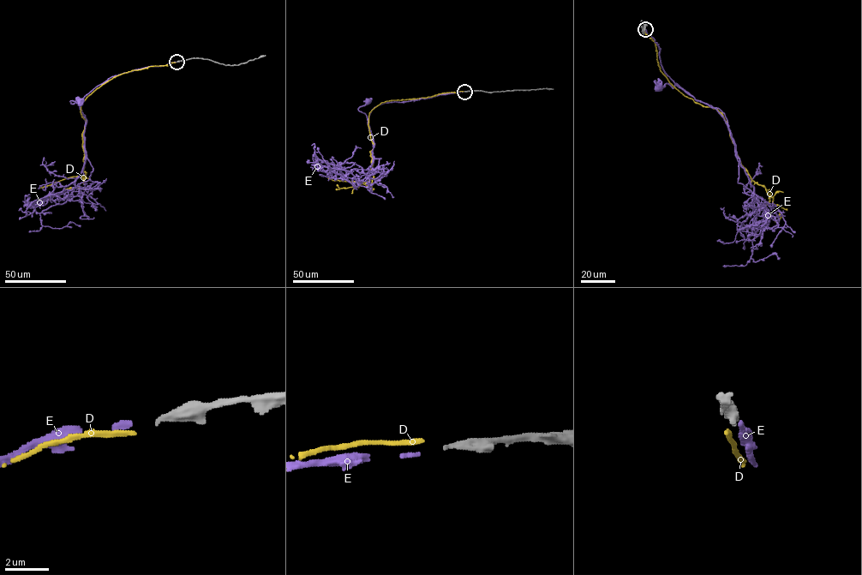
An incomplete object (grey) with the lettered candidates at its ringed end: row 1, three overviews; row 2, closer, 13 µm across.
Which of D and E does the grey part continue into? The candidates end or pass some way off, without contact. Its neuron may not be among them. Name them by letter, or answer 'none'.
E

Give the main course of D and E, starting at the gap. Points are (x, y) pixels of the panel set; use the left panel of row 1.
D: (176, 62), (122, 74), (88, 96), (80, 111), (86, 120), (81, 134), (86, 177), (49, 200)
E: (175, 62), (110, 77), (84, 98), (80, 107), (77, 100), (73, 104), (70, 101), (80, 103)

